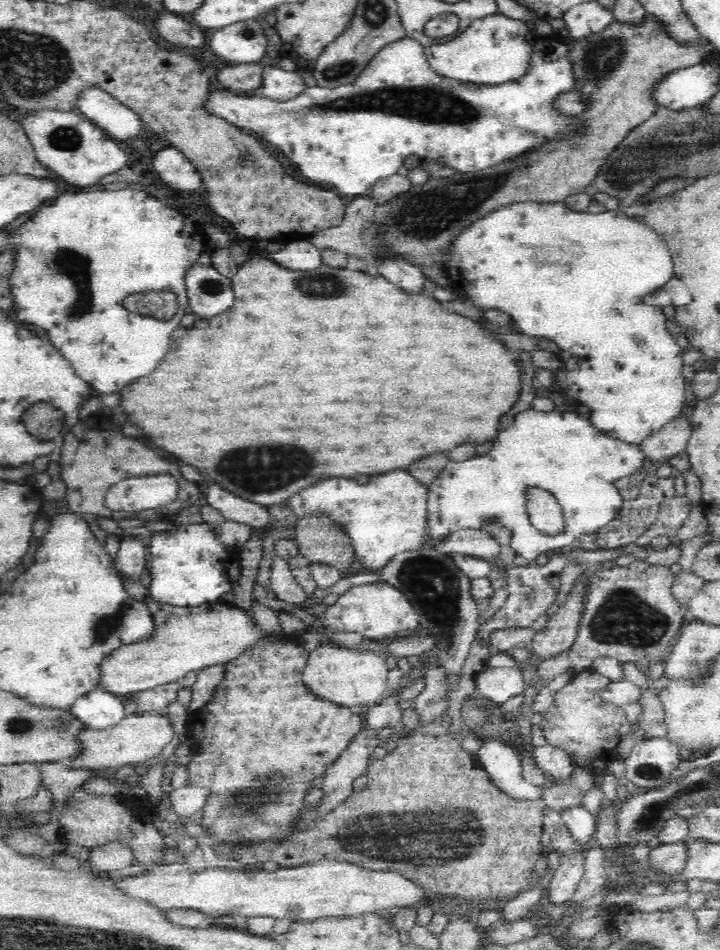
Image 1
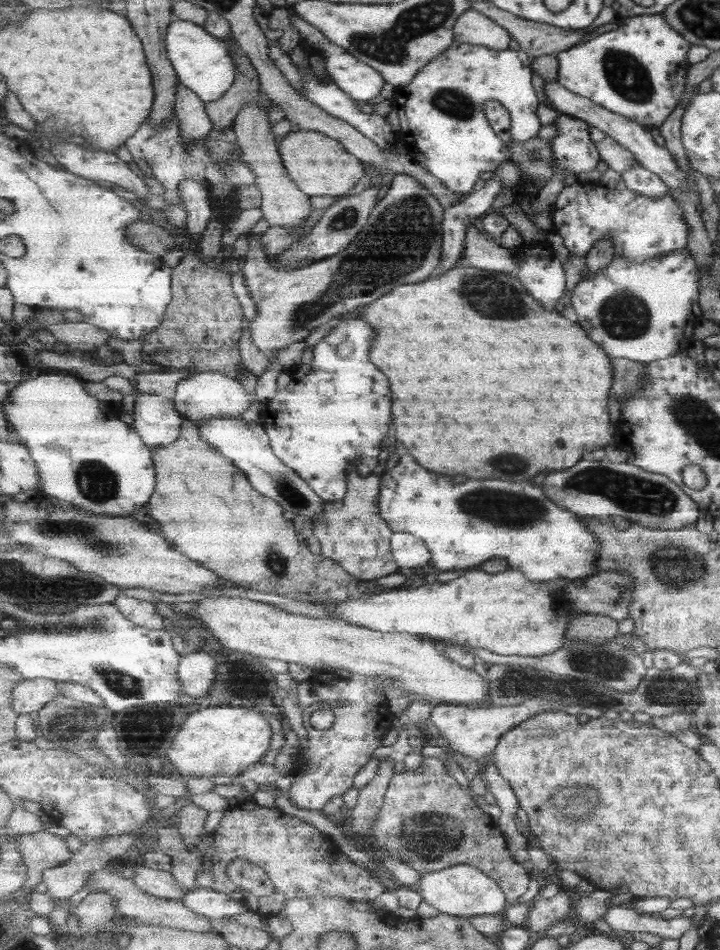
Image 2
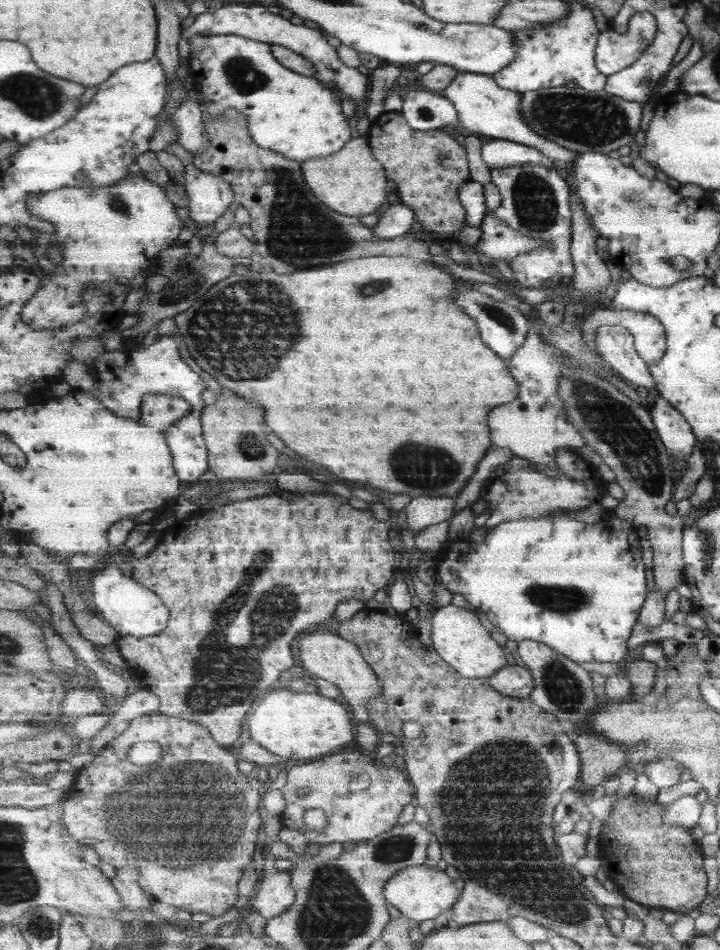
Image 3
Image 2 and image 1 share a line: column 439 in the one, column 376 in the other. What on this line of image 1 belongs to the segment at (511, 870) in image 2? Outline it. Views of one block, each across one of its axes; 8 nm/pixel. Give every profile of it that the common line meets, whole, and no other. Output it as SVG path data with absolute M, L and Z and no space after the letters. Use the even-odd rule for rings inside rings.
M443 712L439 718L432 719L416 732L400 739L396 750L388 752L382 760L370 758L366 769L366 788L360 792L353 791L340 806L310 825L305 833L280 844L268 840L255 845L246 842L232 845L216 840L213 845L215 852L228 860L233 858L237 862L250 864L272 861L282 867L306 865L324 859L350 862L368 870L400 873L426 892L440 892L468 901L496 900L500 905L516 897L518 892L529 890L536 860L542 854L542 806L561 811L566 807L581 805L584 794L593 786L592 772L577 766L567 782L546 785L541 801L510 800L492 783L477 758L462 748L465 733L461 731L458 736L450 734L452 716L449 715Z

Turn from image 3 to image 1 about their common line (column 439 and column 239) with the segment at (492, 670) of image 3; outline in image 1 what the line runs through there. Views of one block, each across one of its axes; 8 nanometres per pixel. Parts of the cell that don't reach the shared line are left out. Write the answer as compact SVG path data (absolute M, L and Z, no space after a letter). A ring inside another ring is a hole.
M149 598L147 605L154 621L154 630L146 638L120 646L102 658L95 684L98 690L111 694L132 694L177 682L188 672L230 662L238 654L244 654L258 638L267 637L251 615L219 601L197 607L179 607Z

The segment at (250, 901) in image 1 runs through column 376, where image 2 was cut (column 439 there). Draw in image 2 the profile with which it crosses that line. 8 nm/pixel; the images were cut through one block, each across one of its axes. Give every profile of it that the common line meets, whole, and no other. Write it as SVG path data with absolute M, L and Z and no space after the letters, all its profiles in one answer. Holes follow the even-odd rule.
M455 865L437 872L422 873L418 889L427 904L437 909L439 913L453 916L500 916L509 906L505 891L497 881L480 868L471 865Z

